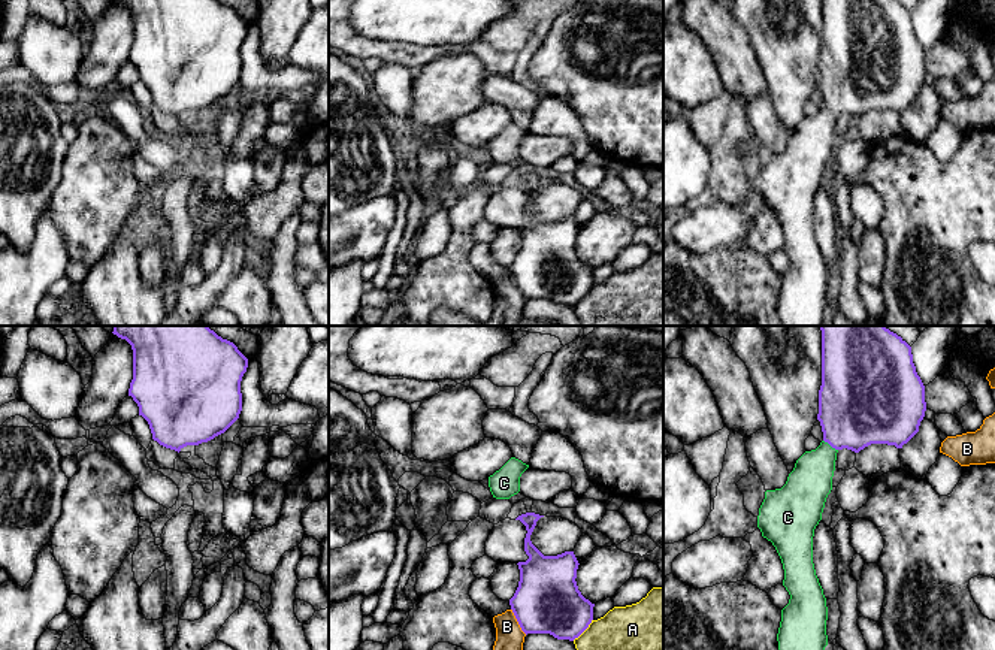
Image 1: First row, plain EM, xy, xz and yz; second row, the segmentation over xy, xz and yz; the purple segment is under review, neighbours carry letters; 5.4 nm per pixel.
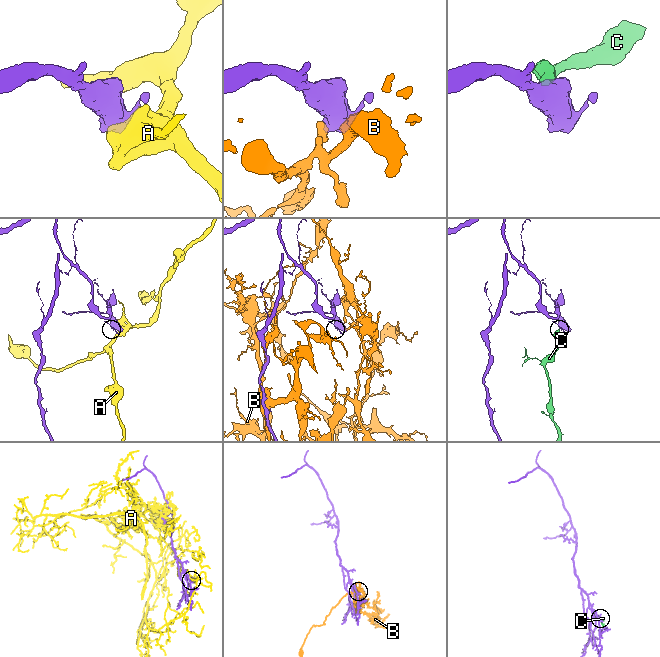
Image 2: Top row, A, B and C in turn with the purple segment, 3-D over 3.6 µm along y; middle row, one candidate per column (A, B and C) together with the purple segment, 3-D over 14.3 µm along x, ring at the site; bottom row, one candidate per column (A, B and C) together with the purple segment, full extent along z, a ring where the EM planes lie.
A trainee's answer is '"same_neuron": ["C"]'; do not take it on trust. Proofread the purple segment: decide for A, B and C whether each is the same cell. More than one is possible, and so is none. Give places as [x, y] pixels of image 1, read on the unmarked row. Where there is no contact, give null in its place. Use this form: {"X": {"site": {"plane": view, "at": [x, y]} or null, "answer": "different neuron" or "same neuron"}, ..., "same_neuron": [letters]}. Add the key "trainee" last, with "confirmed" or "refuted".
{"A": {"site": {"plane": "xz", "at": [583, 296]}, "answer": "different neuron"}, "B": {"site": {"plane": "xz", "at": [517, 286]}, "answer": "different neuron"}, "C": {"site": {"plane": "yz", "at": [831, 111]}, "answer": "same neuron"}, "same_neuron": ["C"], "trainee": "confirmed"}

